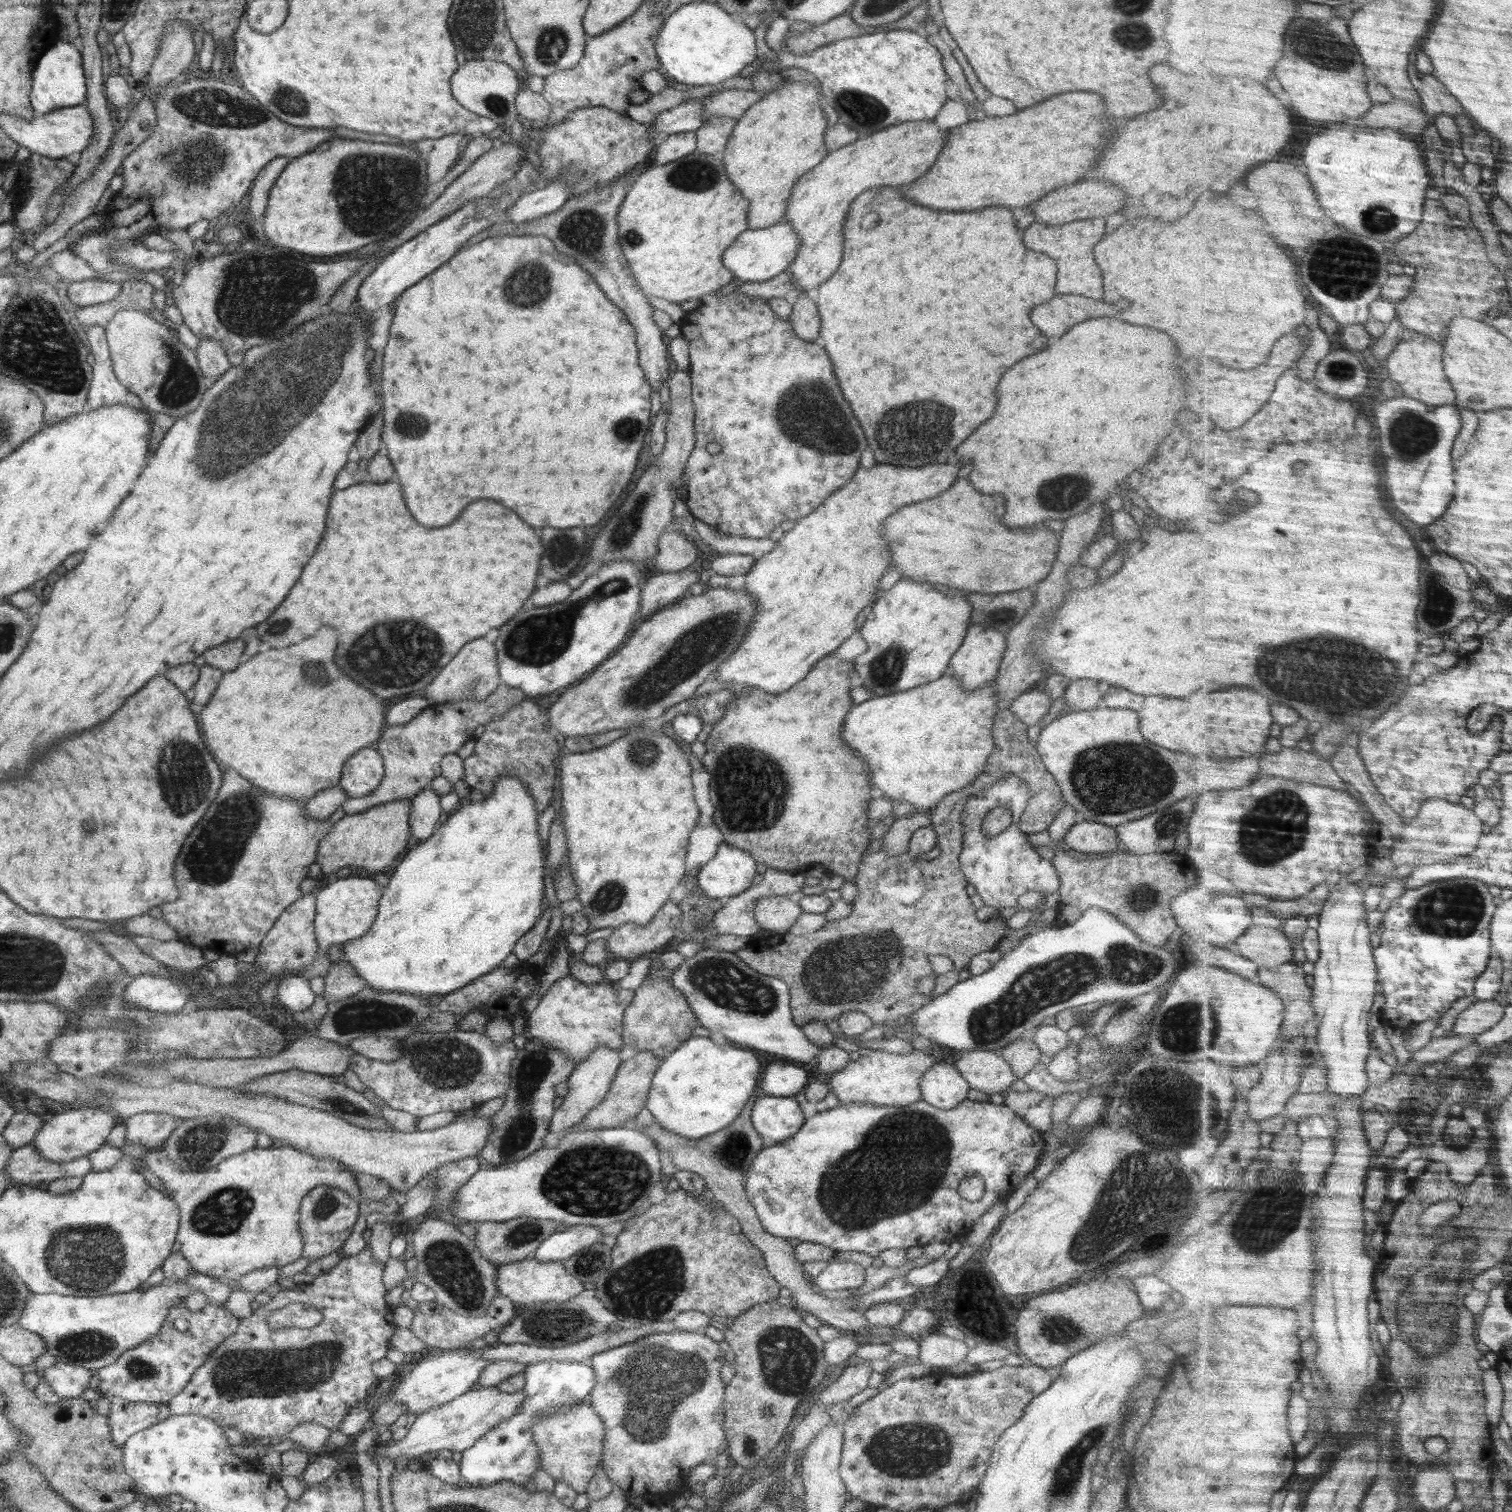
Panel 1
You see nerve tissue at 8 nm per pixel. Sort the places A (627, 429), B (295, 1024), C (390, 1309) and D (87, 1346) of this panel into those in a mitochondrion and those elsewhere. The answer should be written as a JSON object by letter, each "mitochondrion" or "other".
{"A":"mitochondrion","B":"other","C":"other","D":"mitochondrion"}

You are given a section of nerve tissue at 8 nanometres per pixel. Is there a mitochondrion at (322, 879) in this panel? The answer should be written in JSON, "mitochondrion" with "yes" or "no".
{"mitochondrion":"no"}

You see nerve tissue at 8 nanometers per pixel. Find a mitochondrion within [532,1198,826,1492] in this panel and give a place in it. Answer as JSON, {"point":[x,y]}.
{"point":[653,1370]}

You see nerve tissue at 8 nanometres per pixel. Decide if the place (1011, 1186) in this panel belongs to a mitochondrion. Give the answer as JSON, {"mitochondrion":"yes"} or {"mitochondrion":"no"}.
{"mitochondrion":"no"}

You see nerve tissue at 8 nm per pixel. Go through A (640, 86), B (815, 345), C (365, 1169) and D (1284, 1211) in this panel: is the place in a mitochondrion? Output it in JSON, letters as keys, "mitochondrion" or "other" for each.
{"A":"other","B":"other","C":"other","D":"mitochondrion"}

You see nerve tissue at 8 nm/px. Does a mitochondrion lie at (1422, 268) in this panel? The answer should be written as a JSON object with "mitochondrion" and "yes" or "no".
{"mitochondrion":"no"}

